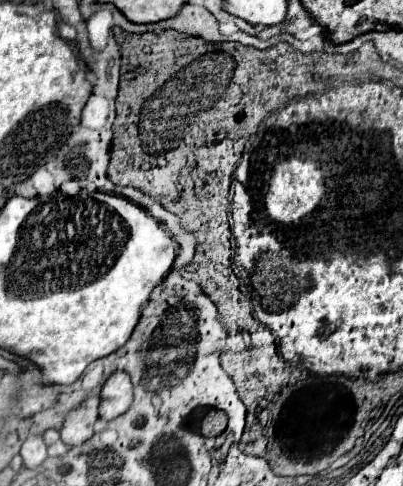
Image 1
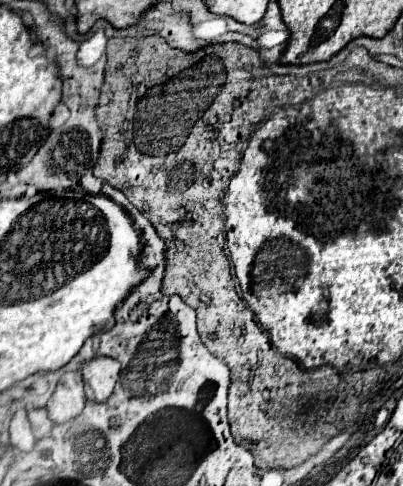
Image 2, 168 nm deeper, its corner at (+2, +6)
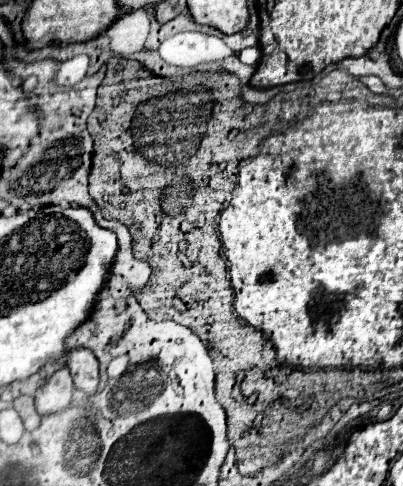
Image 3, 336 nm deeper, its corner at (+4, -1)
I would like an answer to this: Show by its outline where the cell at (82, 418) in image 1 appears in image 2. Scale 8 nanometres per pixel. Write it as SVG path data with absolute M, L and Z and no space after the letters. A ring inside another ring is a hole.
M78 371L64 373L56 385L56 391L46 403L46 411L54 423L64 423L80 415L84 403L86 399L84 399L84 385L80 373Z

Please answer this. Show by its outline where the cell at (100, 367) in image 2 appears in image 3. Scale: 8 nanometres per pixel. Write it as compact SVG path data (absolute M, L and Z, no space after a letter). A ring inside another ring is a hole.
M78 348L78 350L70 350L66 354L66 362L68 362L68 368L72 372L74 386L86 394L94 394L98 390L98 384L100 384L98 358L90 350Z

